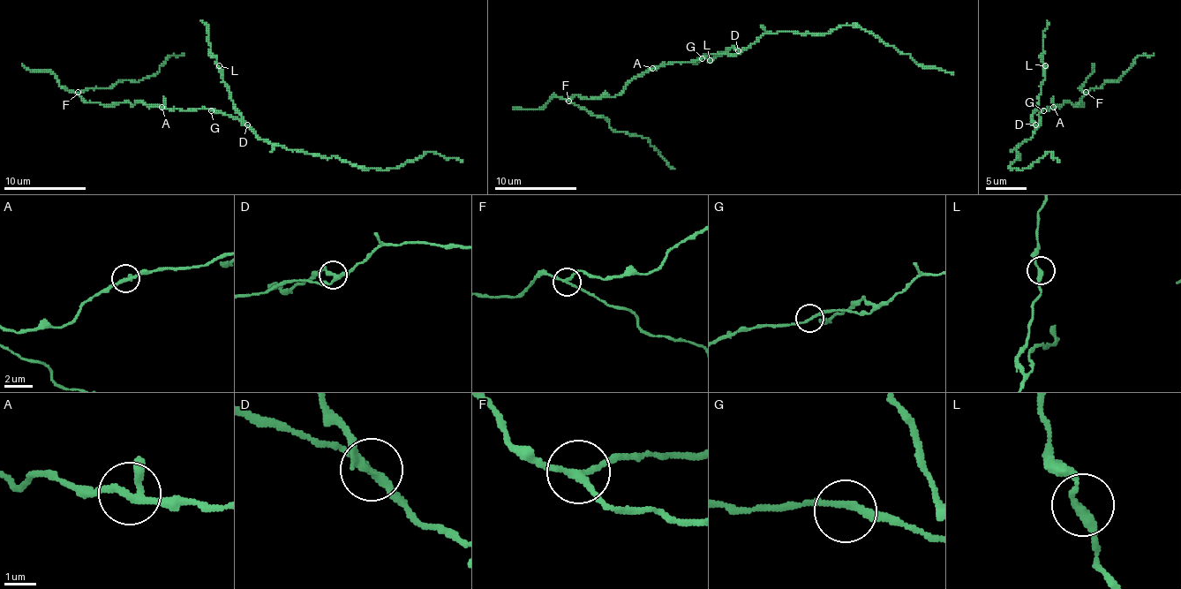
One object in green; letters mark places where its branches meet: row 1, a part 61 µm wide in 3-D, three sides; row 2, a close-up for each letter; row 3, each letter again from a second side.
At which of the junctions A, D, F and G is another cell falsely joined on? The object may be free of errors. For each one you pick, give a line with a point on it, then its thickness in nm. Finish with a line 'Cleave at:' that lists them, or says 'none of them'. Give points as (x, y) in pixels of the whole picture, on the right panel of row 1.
D: at (1035, 124); 240 nm thick
Cleave at: D

